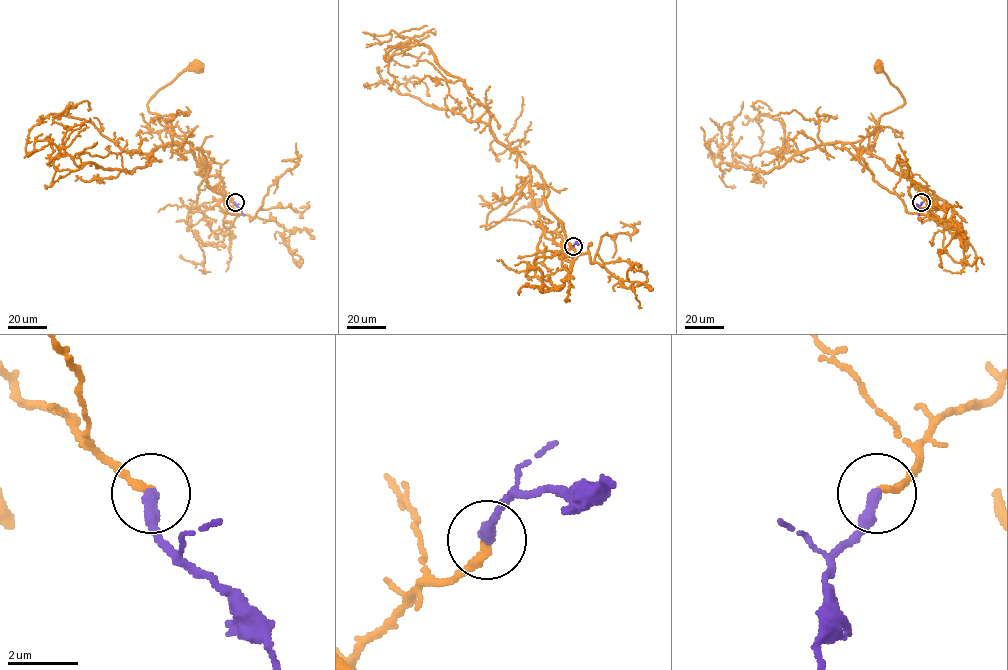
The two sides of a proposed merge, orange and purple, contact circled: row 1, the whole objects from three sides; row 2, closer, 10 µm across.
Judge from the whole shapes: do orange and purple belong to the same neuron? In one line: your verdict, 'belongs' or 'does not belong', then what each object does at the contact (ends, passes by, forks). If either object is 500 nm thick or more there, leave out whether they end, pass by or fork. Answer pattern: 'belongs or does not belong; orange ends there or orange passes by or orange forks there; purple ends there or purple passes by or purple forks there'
belongs; orange ends there; purple ends there

